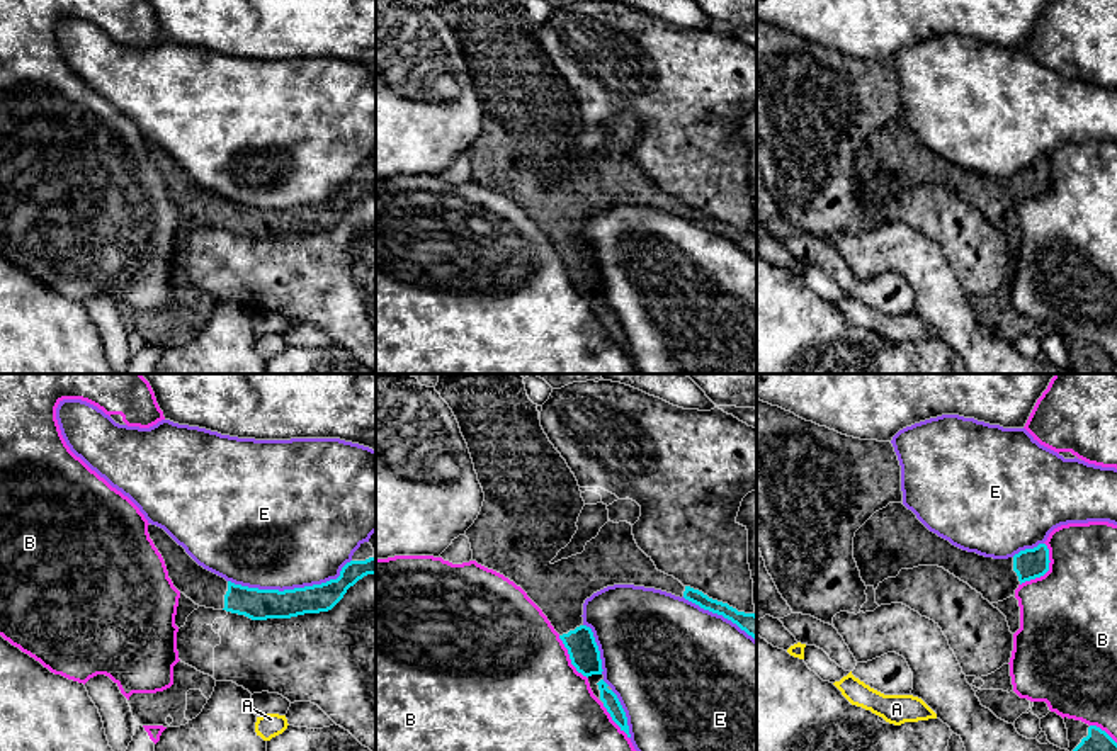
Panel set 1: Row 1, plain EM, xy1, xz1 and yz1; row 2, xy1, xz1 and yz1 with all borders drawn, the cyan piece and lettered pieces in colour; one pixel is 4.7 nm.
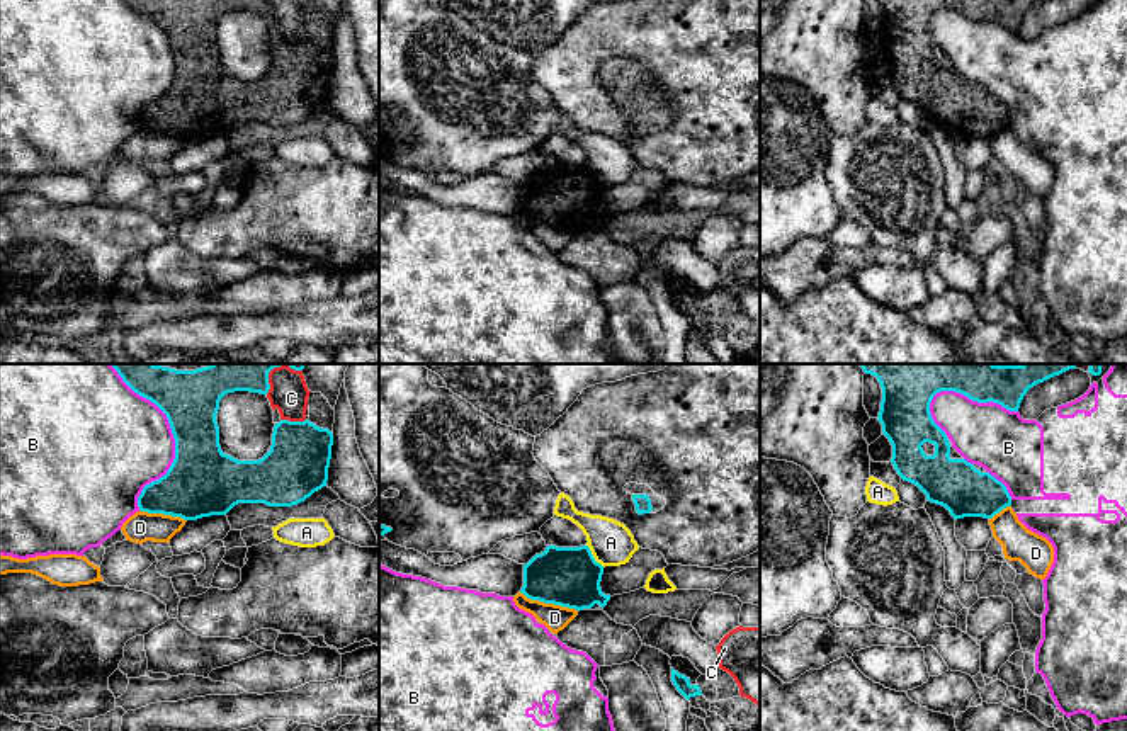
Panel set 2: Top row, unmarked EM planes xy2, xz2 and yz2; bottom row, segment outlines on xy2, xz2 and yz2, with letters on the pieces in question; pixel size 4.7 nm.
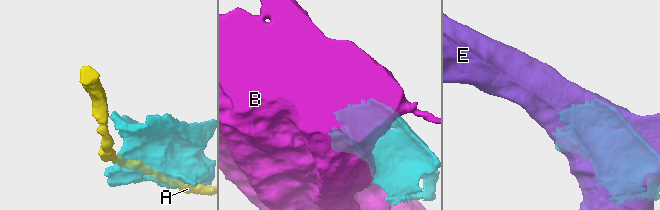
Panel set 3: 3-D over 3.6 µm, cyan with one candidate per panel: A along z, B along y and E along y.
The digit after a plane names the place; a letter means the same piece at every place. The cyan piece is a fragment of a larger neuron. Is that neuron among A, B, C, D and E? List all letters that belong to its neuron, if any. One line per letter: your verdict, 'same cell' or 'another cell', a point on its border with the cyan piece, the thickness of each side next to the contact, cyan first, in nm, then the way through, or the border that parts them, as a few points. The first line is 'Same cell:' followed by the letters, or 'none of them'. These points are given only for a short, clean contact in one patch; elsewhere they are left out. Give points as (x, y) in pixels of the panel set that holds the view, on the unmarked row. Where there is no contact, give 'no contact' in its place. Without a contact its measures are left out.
Same cell: none of them
A: another cell; meets cyan in xz2 at (592, 175); 280 nm thick on the cyan side, 200 nm on the other
B: another cell; meets cyan in xy2 at (175, 63); 320 nm thick on the cyan side, 460 nm on the other
C: another cell; meets cyan in xy2 at (293, 41); 300 nm thick on the cyan side, 160 nm on the other
D: another cell; meets cyan in xz2 at (546, 221); 280 nm thick on the cyan side, 120 nm on the other; border along xz2 (519, 211), (531, 218), (573, 228)
E: another cell; meets cyan in xy1 at (291, 209); 150 nm thick on the cyan side, 480 nm on the other

